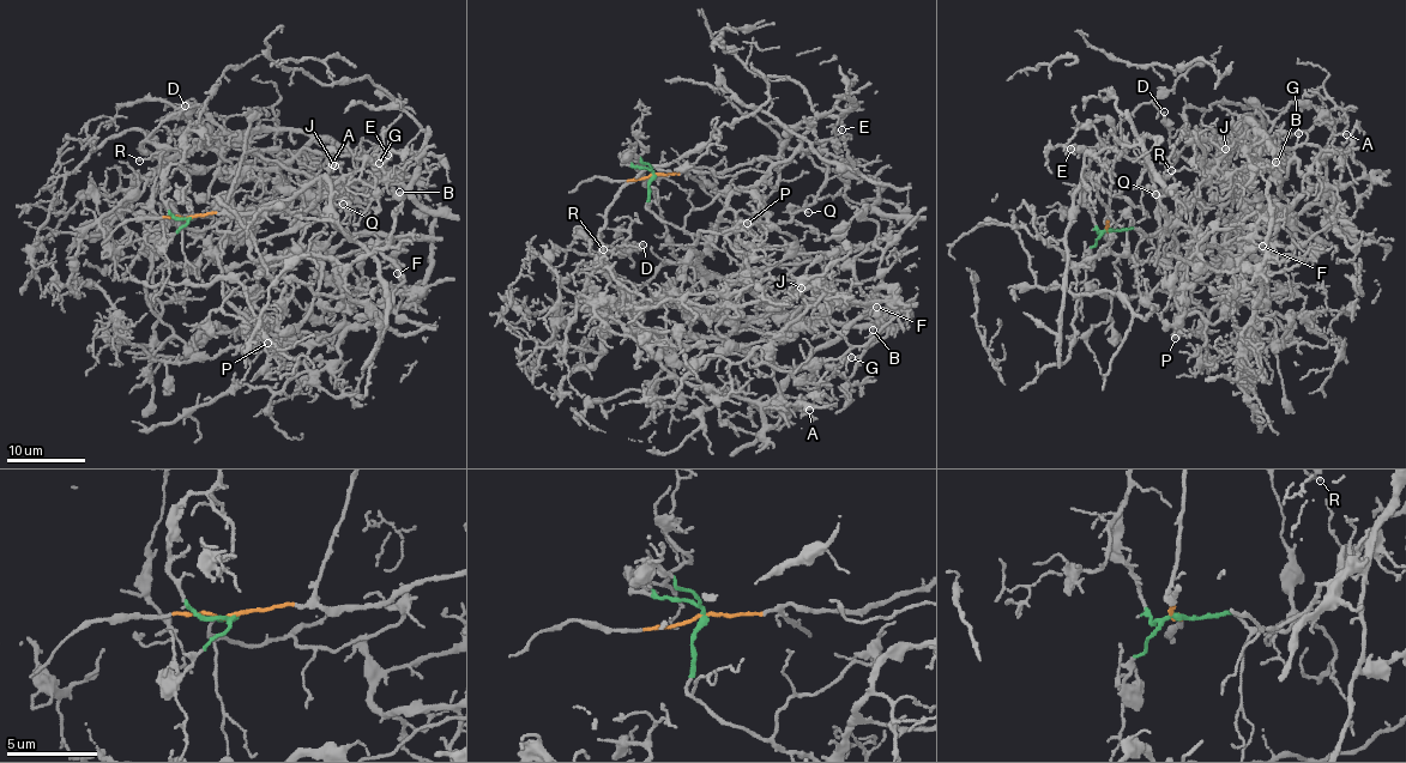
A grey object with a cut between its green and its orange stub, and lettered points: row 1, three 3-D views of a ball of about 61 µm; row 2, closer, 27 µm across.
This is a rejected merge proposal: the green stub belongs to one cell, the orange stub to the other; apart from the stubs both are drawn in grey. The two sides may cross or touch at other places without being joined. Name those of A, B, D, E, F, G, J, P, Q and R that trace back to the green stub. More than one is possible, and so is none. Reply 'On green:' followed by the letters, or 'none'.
On green: A, B, D, E, F, G, J, P, Q, R

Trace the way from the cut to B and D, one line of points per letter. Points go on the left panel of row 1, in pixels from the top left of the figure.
B: (189, 218), (179, 223), (228, 220), (230, 189), (249, 170), (278, 169), (317, 140), (367, 155), (399, 192)
D: (189, 218), (179, 223), (228, 220), (230, 189), (311, 138), (251, 129), (145, 152), (185, 106)

